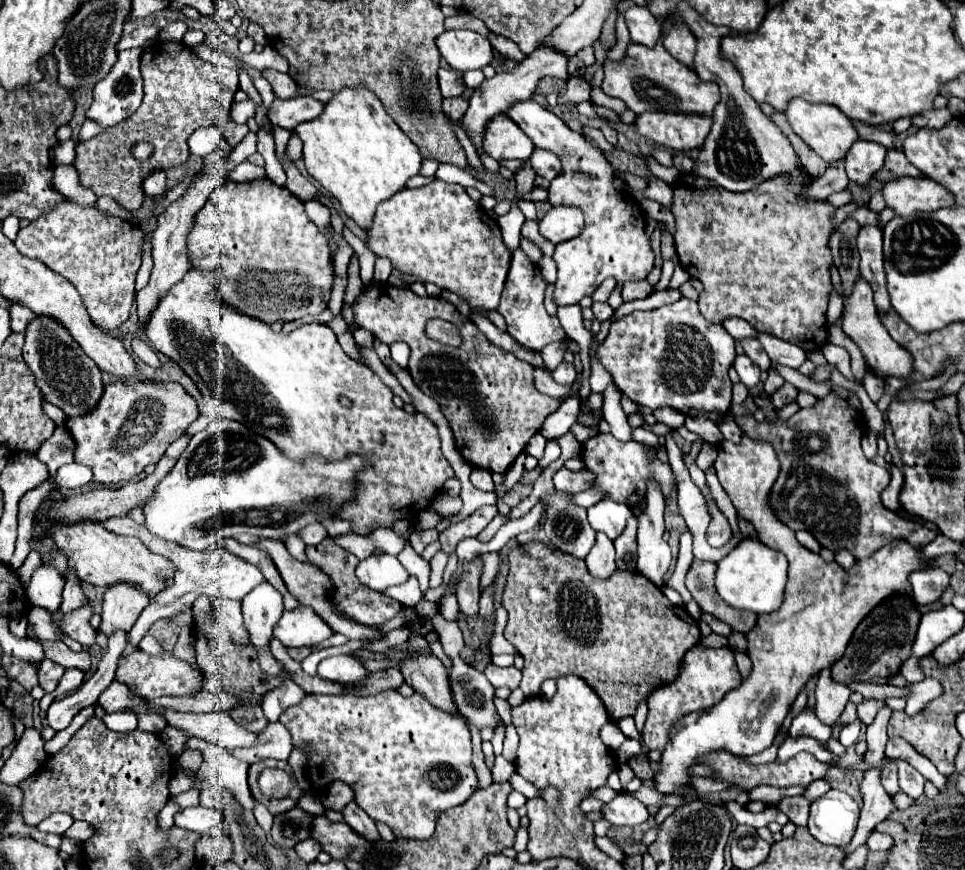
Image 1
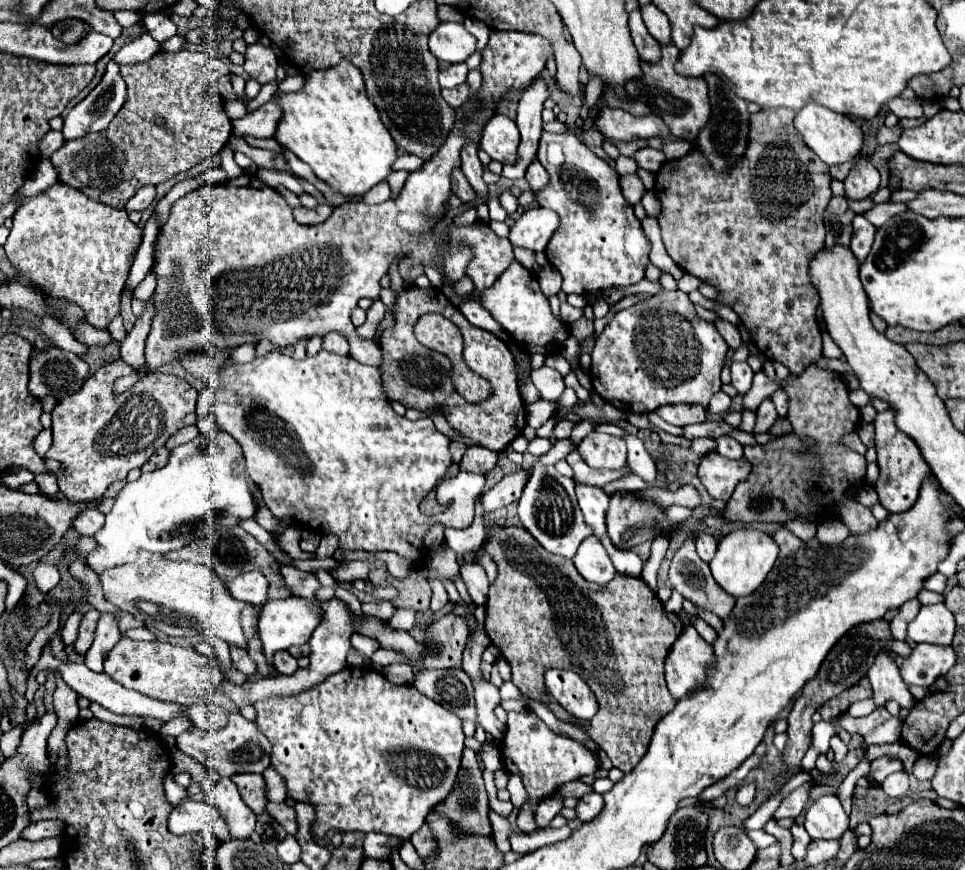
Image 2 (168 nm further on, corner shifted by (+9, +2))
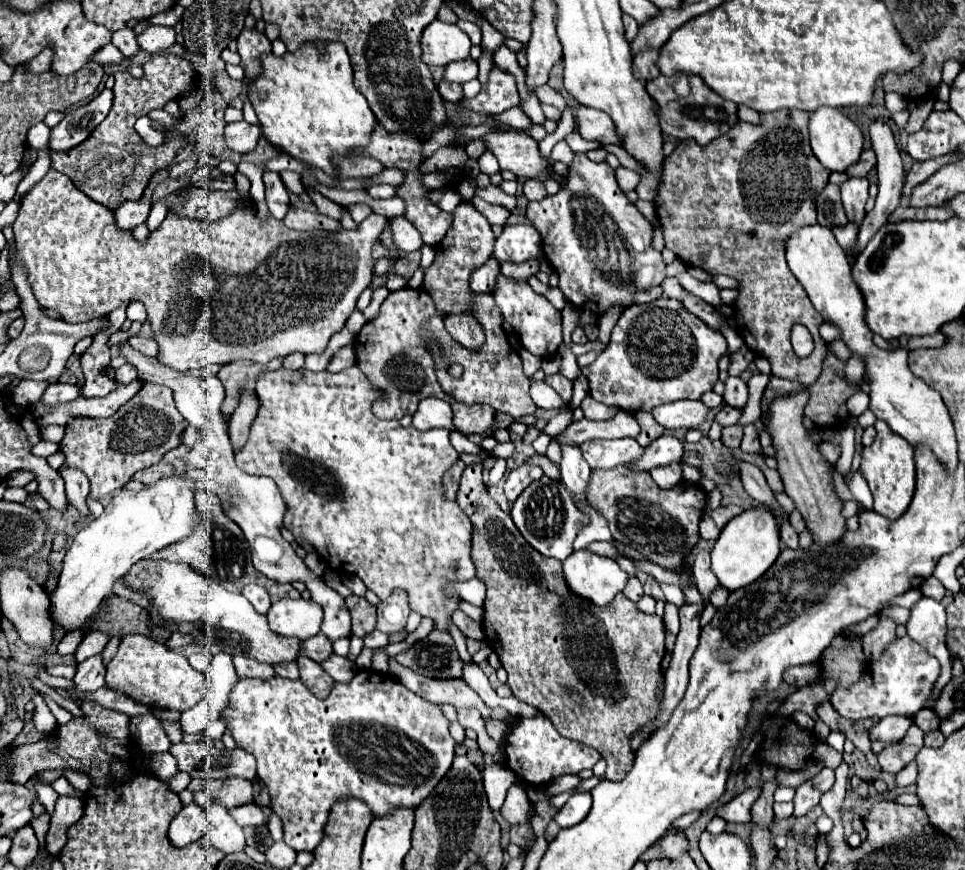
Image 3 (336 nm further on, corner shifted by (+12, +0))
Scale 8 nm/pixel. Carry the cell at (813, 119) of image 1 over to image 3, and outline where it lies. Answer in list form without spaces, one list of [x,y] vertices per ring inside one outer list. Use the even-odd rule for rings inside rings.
[[[817,109],[809,119],[809,141],[815,157],[829,171],[845,171],[859,161],[863,133],[839,109]]]

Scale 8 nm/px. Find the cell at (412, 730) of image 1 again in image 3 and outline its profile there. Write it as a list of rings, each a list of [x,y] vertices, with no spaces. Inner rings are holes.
[[[359,669],[355,673],[355,677],[347,683],[339,683],[335,681],[331,687],[331,693],[325,699],[319,699],[313,695],[313,691],[309,691],[301,679],[283,679],[283,677],[271,677],[271,679],[239,679],[235,689],[231,691],[229,703],[225,707],[225,711],[221,713],[221,719],[225,719],[227,729],[233,733],[235,741],[239,747],[249,749],[249,753],[253,753],[257,757],[257,777],[267,785],[269,795],[271,795],[271,809],[283,819],[283,829],[285,829],[285,837],[283,841],[293,847],[295,851],[313,851],[321,839],[323,839],[323,831],[325,825],[329,821],[329,811],[337,801],[347,801],[347,799],[359,799],[363,801],[373,817],[383,817],[387,813],[393,813],[397,809],[417,809],[429,795],[431,791],[437,787],[437,783],[443,779],[443,775],[451,769],[451,763],[455,759],[455,739],[449,733],[449,721],[443,715],[443,711],[439,709],[439,705],[425,701],[423,697],[415,695],[413,691],[405,689],[405,685],[401,685],[399,681],[393,681],[389,675],[381,675],[375,673],[371,669]]]

